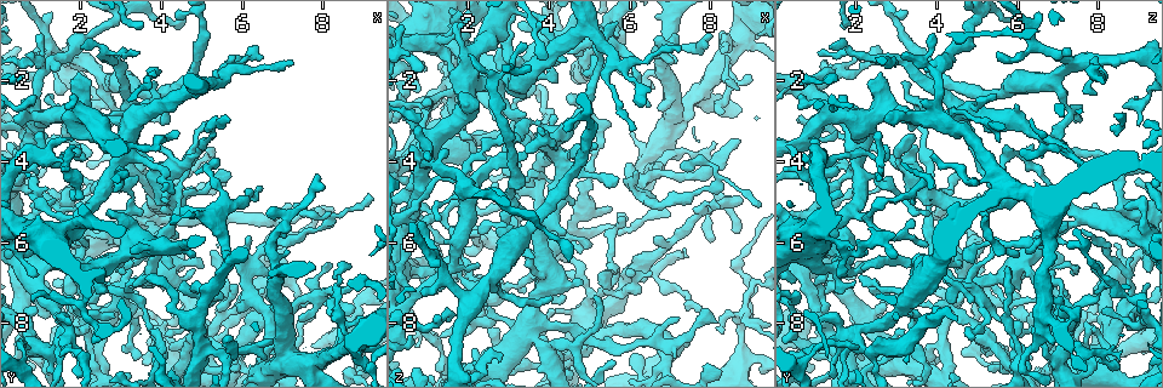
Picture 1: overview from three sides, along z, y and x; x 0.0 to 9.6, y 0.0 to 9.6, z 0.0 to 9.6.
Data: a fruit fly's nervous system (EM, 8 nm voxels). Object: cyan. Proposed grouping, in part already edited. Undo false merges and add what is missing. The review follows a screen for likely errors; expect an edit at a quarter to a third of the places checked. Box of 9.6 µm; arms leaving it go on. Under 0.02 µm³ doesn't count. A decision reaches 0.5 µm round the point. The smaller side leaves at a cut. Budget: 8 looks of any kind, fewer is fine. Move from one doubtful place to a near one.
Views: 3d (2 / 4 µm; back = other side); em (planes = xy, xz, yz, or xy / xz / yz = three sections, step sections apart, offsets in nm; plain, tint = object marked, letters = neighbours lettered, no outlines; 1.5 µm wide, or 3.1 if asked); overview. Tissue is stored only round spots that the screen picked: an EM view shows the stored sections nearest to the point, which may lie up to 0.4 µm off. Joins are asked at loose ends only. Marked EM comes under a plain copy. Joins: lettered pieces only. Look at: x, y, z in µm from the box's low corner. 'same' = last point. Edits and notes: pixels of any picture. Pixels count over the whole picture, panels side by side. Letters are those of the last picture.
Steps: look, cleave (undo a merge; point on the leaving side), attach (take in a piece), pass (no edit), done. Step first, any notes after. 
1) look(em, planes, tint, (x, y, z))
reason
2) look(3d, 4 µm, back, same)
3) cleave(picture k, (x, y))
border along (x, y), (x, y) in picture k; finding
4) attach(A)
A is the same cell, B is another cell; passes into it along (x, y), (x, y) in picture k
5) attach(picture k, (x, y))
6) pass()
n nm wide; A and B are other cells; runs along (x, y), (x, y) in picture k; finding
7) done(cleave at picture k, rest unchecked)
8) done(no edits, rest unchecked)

look(em, planes, tint, (0.55, 6.25, 2.00))

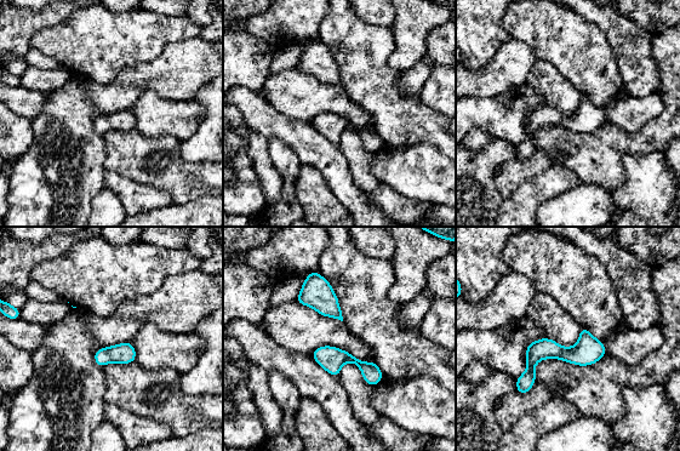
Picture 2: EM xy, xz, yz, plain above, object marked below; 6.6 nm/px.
look(em, planes, letters, same)

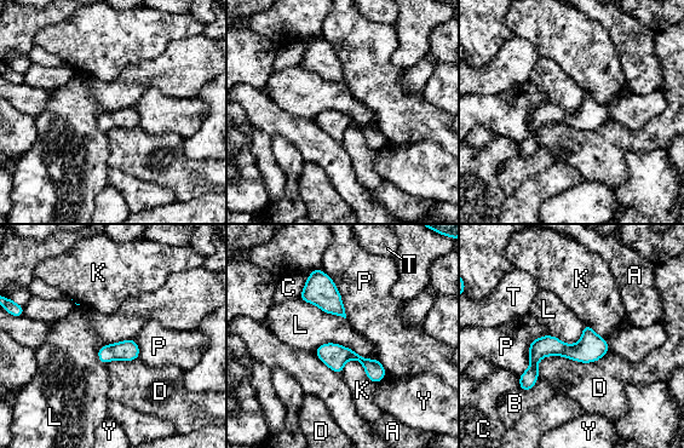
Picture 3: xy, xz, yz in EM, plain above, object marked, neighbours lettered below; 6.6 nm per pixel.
pass()
140 nm wide; A, B, C, D, K, L, P, T and Y are other cells; border along (314, 350), (339, 343), (378, 360) in picture 3; all the same neuron

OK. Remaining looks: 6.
look(3d, 2 µm, (8.70, 6.55, 2.20))
thin end

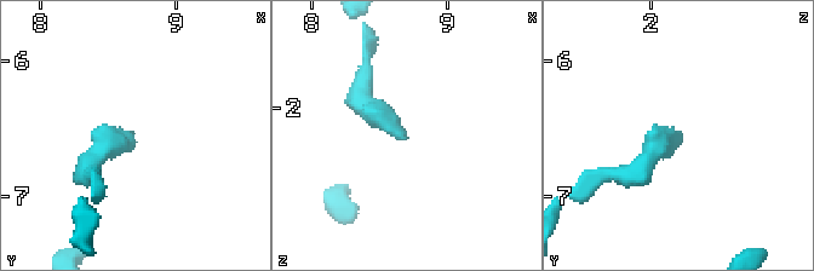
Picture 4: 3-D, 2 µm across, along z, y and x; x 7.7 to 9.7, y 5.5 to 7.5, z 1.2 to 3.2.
look(em, planes, letters, (8.66, 6.58, 2.24))

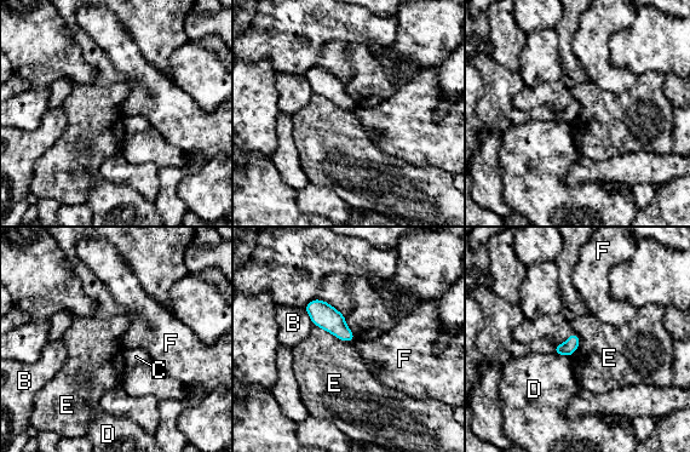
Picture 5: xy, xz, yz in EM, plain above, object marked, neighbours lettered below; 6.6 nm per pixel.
pass()
100 nm wide; B, C, D, E and F are other cells; border along (314, 324), (344, 341), (352, 342) in picture 5; none of them fits

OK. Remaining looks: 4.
look(em, planes, letters, (8.75, 8.55, 1.00))

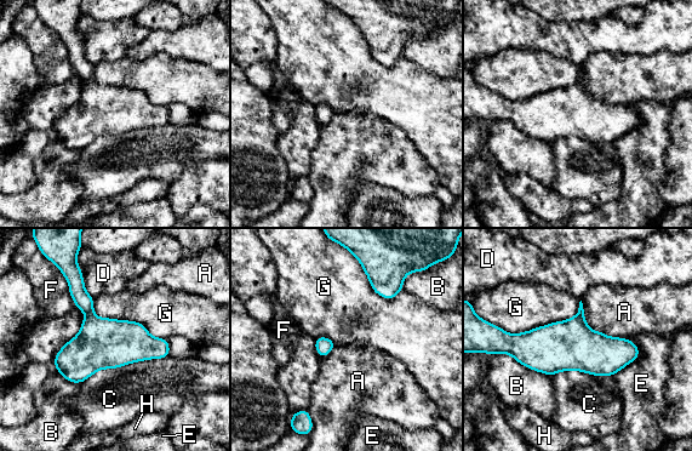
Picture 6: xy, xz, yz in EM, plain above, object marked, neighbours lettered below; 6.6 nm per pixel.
pass()
A, B, C, D, E, F, G and H are other cells; runs along (493, 341), (526, 348), (635, 354) in picture 6; continuous, no second neuron

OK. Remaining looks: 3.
done(no edits, rest unchecked)

